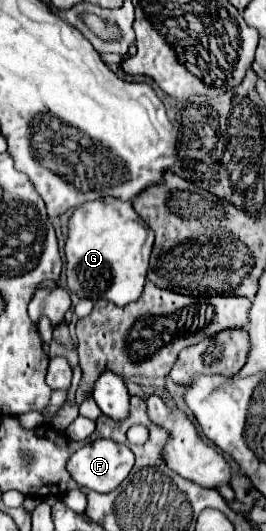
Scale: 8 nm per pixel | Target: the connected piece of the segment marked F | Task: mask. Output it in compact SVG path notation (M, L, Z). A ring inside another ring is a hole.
M95 440L71 454L71 458L67 460L67 472L83 488L89 488L95 492L111 492L127 478L127 474L133 468L133 462L135 462L135 456L127 444L117 444L113 440Z

